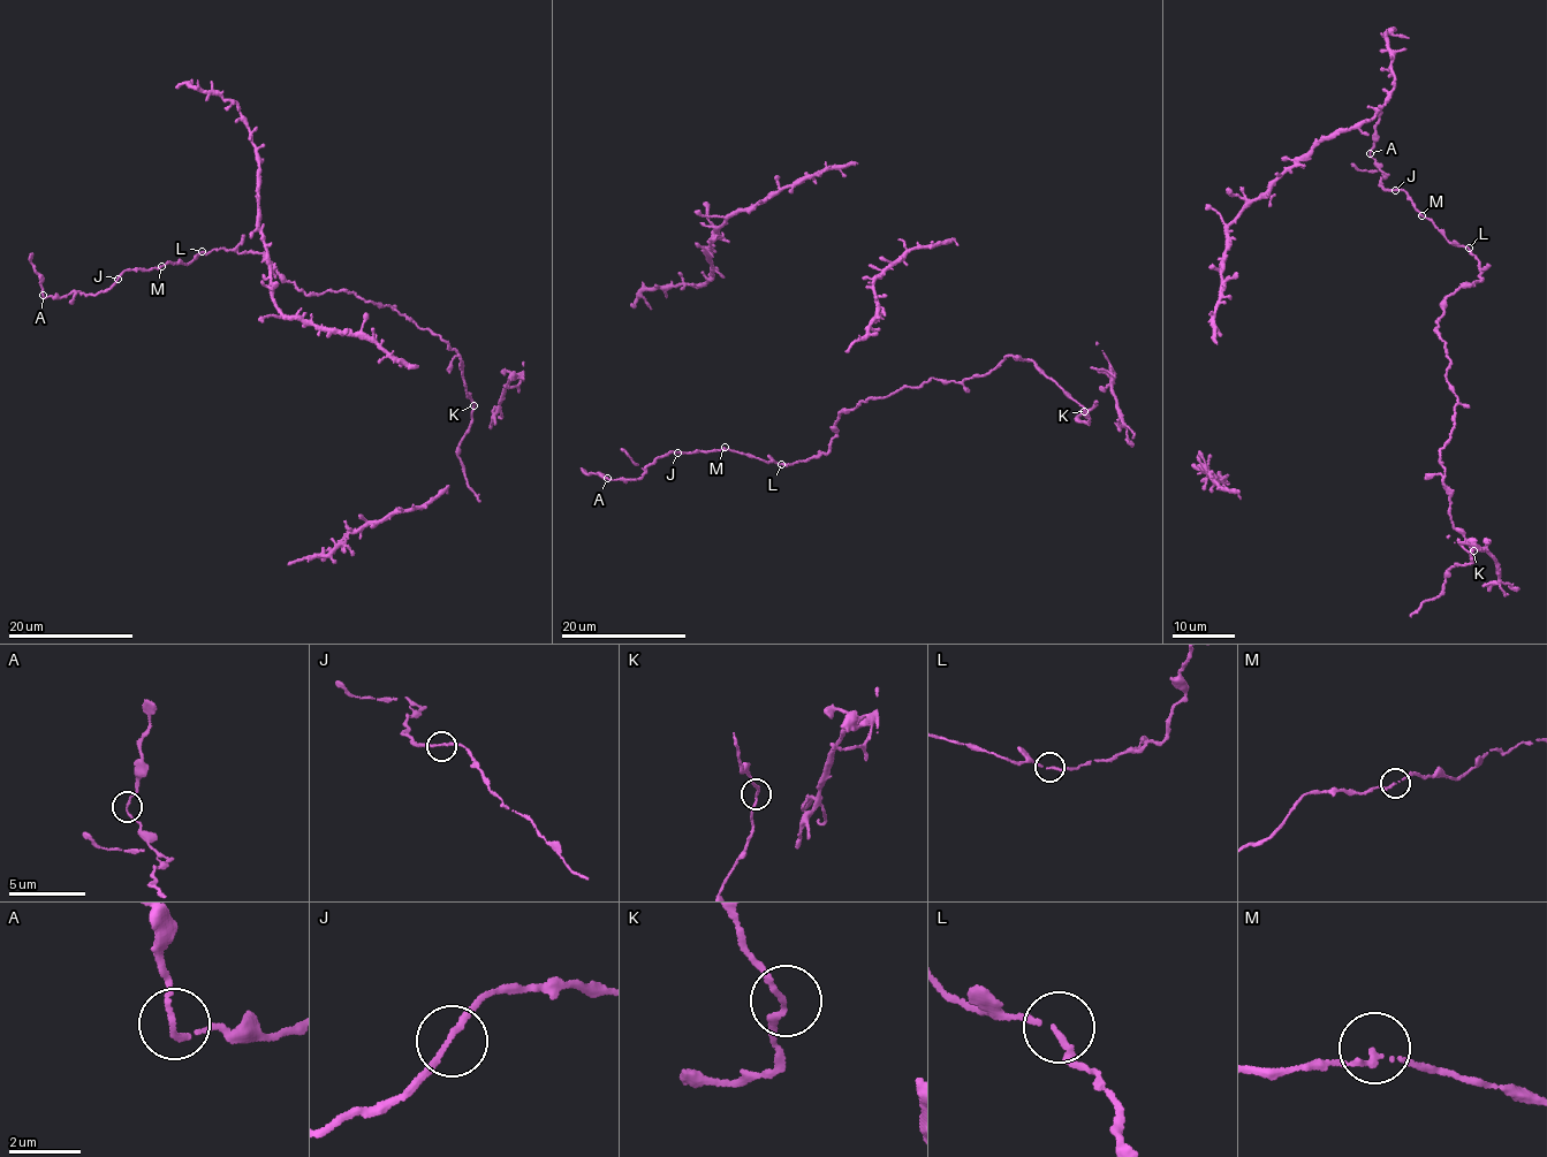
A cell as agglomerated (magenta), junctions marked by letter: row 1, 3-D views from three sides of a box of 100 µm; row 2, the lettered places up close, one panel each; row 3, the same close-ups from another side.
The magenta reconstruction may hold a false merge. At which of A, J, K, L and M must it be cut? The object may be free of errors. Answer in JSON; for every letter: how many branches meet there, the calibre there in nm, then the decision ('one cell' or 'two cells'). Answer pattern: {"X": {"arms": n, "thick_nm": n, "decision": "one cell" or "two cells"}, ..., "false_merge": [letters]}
{"A": {"arms": 2, "thick_nm": 140, "decision": "one cell"}, "J": {"arms": 2, "thick_nm": 140, "decision": "one cell"}, "K": {"arms": 2, "thick_nm": 140, "decision": "one cell"}, "L": {"arms": 2, "thick_nm": 140, "decision": "one cell"}, "M": {"arms": 2, "thick_nm": 140, "decision": "one cell"}, "false_merge": []}

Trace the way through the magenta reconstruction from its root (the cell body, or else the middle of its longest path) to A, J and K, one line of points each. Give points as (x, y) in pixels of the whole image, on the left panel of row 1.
A: (161, 266), (122, 271), (113, 286), (97, 294), (74, 291), (57, 298), (44, 295)
J: (161, 266), (122, 271), (118, 279)
K: (161, 266), (189, 263), (220, 248), (263, 253), (308, 295), (347, 290), (387, 304), (461, 357), (474, 405)

